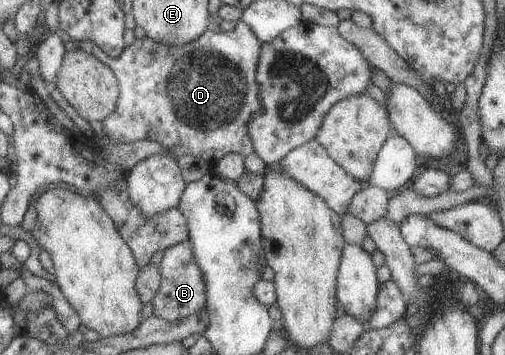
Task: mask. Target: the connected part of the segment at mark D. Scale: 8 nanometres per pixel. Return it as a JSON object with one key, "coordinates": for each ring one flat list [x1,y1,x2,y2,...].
{"coordinates":[[243,19,232,31,206,30,196,41,183,45,167,45,144,36,130,44,119,58,109,56,93,41,83,41,78,47,110,66,119,79,121,94,117,110,102,121,107,138,116,143,156,142,176,157,193,155,212,163,231,153,246,157,256,152,248,124,262,108,258,66,263,42]]}

